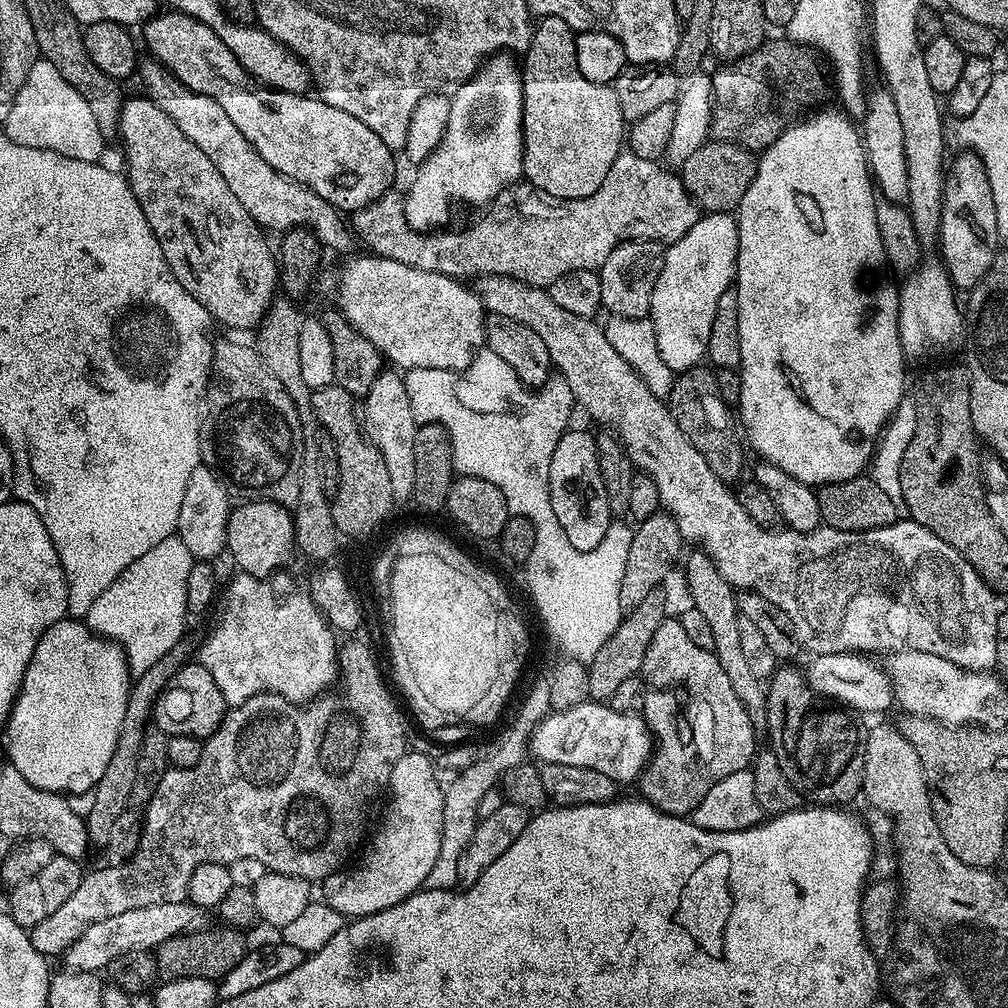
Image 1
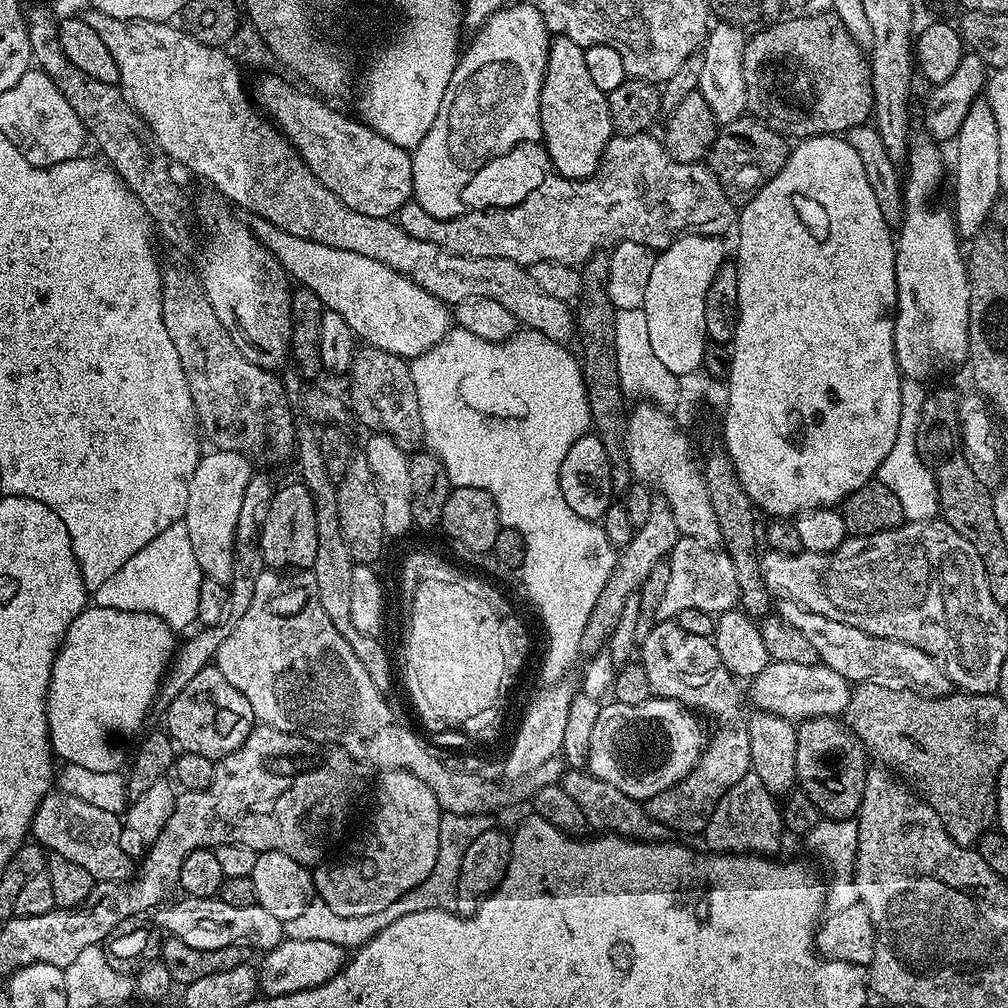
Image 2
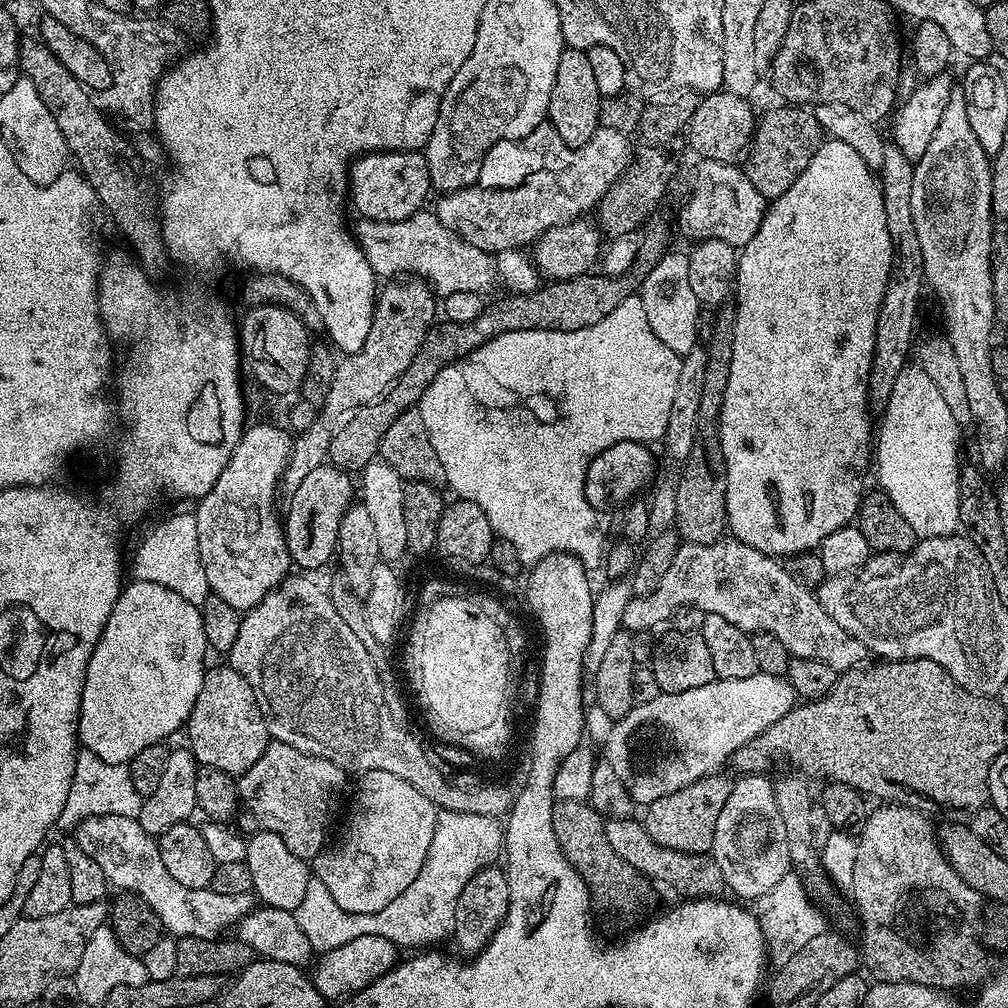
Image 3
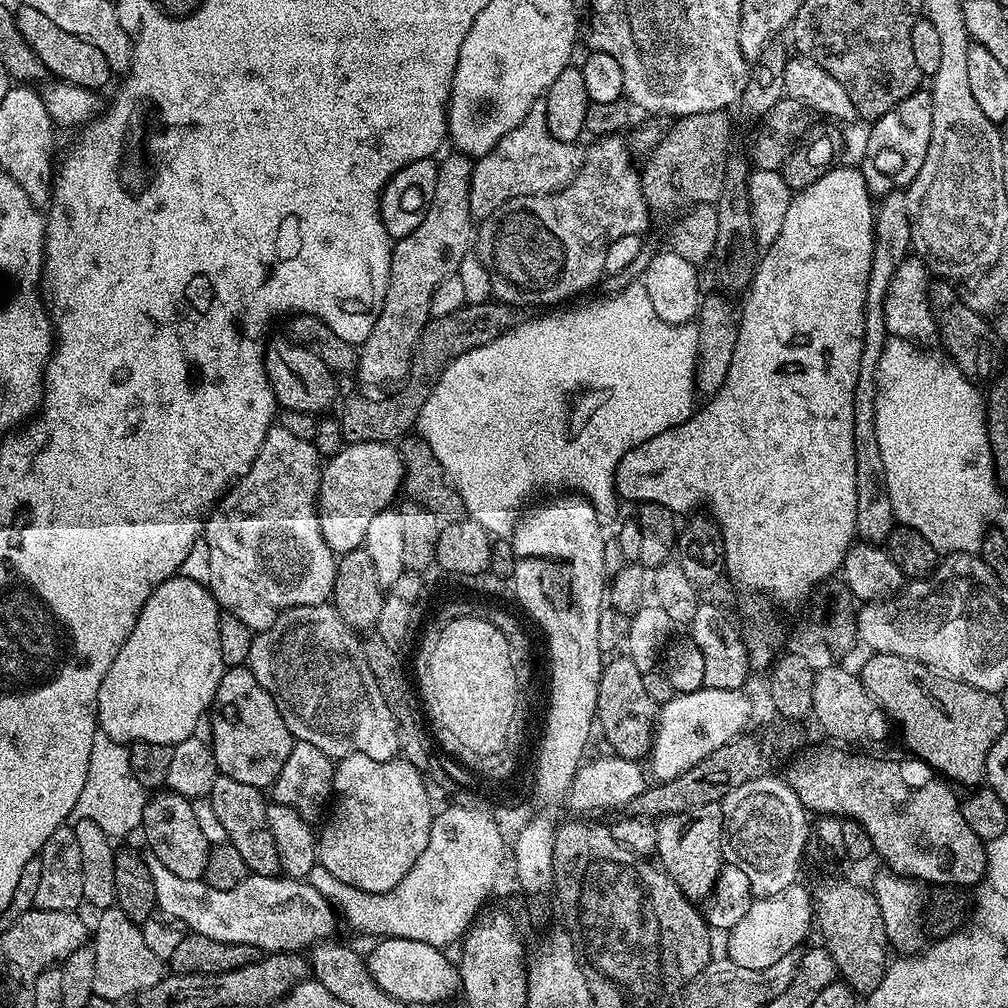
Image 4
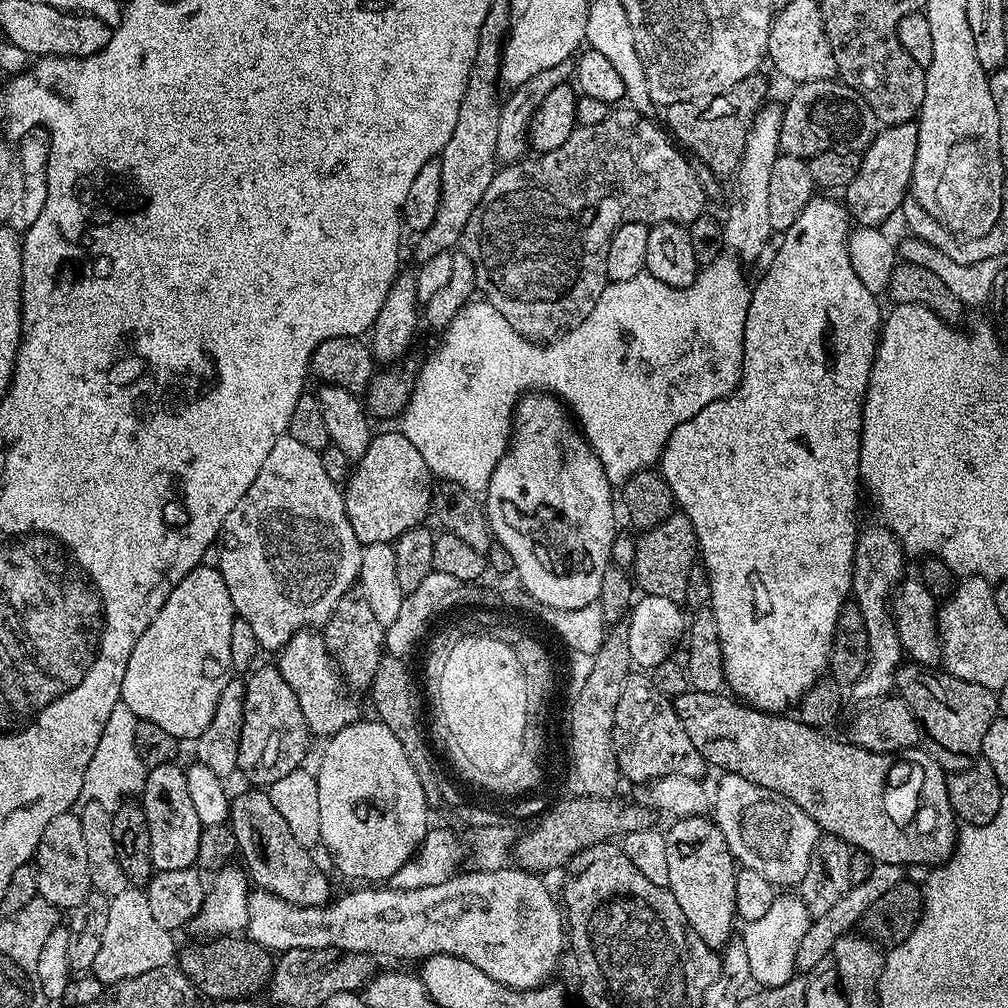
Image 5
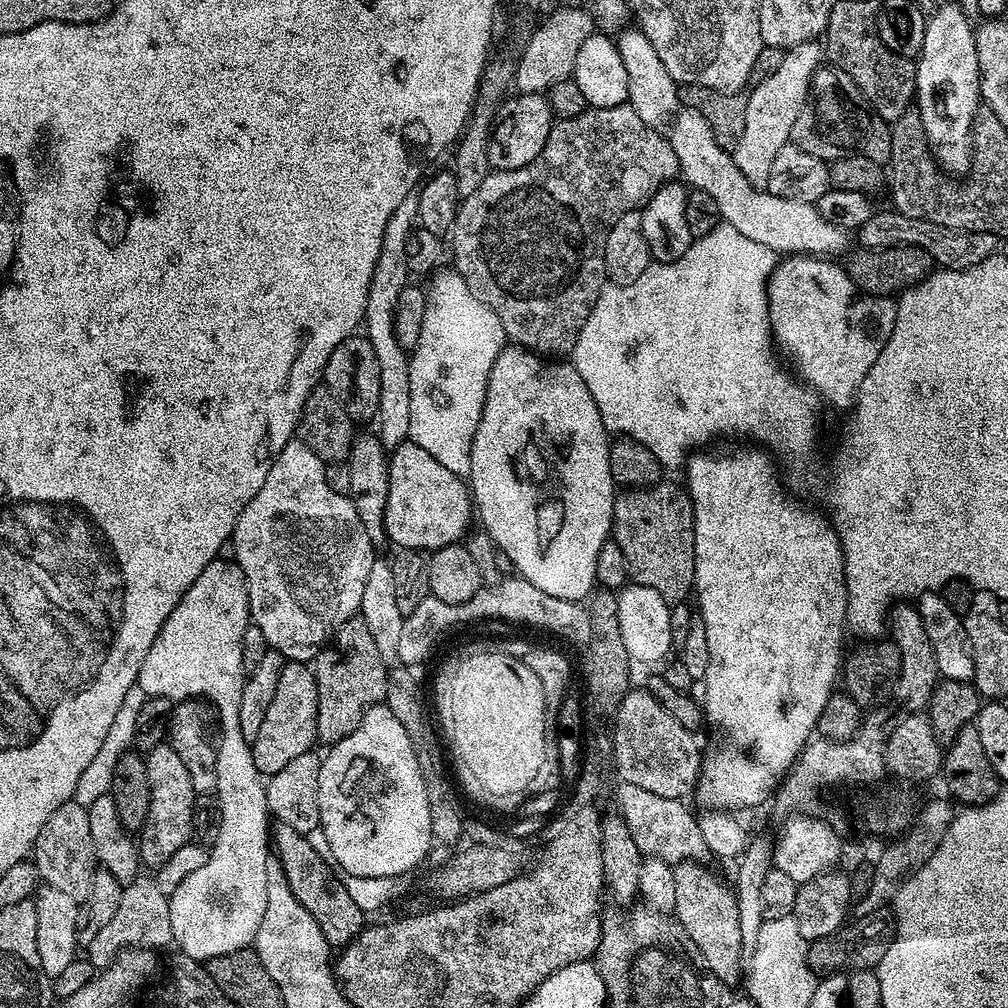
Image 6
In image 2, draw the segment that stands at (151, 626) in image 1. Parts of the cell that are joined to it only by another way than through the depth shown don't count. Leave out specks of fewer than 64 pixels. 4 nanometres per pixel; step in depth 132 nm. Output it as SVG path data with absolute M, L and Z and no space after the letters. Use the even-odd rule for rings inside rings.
M179 520L156 535L125 565L106 578L92 593L93 603L99 608L127 612L154 613L174 630L181 630L197 619L199 591L204 579L190 543L190 534L183 520Z

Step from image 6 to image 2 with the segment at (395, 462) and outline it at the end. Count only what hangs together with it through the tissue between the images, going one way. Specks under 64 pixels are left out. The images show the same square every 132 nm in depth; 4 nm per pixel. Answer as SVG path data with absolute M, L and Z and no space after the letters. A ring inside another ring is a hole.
M301 482L277 487L260 522L260 549L265 565L272 570L311 569L315 558L315 504L311 491Z

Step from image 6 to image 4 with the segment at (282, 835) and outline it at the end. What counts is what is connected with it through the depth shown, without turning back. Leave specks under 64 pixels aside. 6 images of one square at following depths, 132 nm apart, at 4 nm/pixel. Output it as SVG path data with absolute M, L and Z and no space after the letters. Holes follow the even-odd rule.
M217 774L213 779L206 799L214 806L214 814L222 821L226 830L228 843L242 854L249 873L258 876L275 876L281 871L280 852L276 849L274 834L268 829L268 804L265 793L254 786L246 786L246 782L238 782L235 778Z

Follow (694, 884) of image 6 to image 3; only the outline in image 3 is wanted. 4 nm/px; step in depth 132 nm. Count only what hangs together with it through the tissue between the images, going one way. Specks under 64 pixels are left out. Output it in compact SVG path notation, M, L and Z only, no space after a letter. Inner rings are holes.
M725 774L703 776L682 790L674 790L674 794L666 794L666 798L658 798L643 809L642 823L646 834L658 842L658 846L666 846L679 852L711 853L714 842L714 826L718 826L718 814L722 806L726 806L726 798L732 793L733 777Z

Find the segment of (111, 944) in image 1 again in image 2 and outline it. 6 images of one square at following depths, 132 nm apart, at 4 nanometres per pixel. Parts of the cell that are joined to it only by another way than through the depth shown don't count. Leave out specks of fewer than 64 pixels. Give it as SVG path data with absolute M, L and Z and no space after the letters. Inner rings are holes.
M184 896L179 899L173 899L155 909L154 924L161 933L167 934L173 940L186 942L186 946L194 946L194 950L222 950L222 946L242 946L249 950L257 948L257 953L263 954L286 938L284 921L262 910L260 904L229 906L218 898L203 900L197 896Z

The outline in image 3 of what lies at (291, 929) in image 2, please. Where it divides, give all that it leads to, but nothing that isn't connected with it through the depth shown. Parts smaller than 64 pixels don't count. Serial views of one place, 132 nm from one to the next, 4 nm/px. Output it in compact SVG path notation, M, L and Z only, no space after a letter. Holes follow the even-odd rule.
M437 811L434 838L430 838L430 850L418 878L390 902L374 914L354 914L342 910L326 885L315 878L306 882L306 894L302 902L294 909L296 921L310 938L313 949L321 953L342 946L342 942L351 942L353 938L362 938L374 934L386 938L401 949L424 950L436 946L439 940L451 937L454 933L454 910L458 906L458 894L466 890L466 882L478 874L478 870L497 863L496 855L501 855L504 843L504 824L497 817L482 814L458 814L457 812Z

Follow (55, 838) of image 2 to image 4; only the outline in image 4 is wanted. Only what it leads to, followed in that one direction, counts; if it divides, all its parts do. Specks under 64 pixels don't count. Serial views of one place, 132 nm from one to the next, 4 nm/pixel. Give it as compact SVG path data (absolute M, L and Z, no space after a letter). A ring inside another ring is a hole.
M149 855L146 860L150 870L150 878L154 878L154 894L156 895L156 907L165 917L177 920L183 924L189 933L214 938L218 942L238 942L249 944L259 948L261 953L274 952L300 952L311 949L313 944L327 941L328 936L338 924L338 912L332 903L314 890L314 886L304 880L293 880L292 877L283 874L275 876L258 876L250 874L234 890L214 890L203 879L191 880L190 878L178 878L158 858Z

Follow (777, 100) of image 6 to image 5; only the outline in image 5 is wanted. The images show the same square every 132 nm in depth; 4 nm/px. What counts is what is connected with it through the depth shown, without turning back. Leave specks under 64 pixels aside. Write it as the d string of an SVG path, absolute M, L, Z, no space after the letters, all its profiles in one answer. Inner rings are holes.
M765 103L752 119L752 125L746 138L746 150L742 154L740 164L736 167L736 200L740 208L736 208L723 221L724 244L741 261L756 260L764 252L768 239L774 236L770 226L770 173L774 170L774 162L781 156L780 131L782 130L782 108L778 103Z

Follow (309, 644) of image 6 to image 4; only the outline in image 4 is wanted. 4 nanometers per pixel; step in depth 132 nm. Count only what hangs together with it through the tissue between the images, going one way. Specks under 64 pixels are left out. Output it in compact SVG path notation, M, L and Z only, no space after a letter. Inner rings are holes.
M273 426L266 434L262 446L258 450L258 458L254 458L254 462L250 466L248 473L242 479L236 481L220 497L220 503L212 509L208 519L204 522L202 538L210 548L210 580L206 587L227 615L246 622L246 626L252 629L253 633L265 632L282 613L294 606L314 606L315 604L329 603L332 587L334 586L334 578L336 577L336 561L338 556L337 553L330 550L326 538L322 538L322 530L320 529L318 497L320 494L321 464L322 457L316 452L316 447L312 444L311 440L303 441L300 438L294 438L289 430Z

